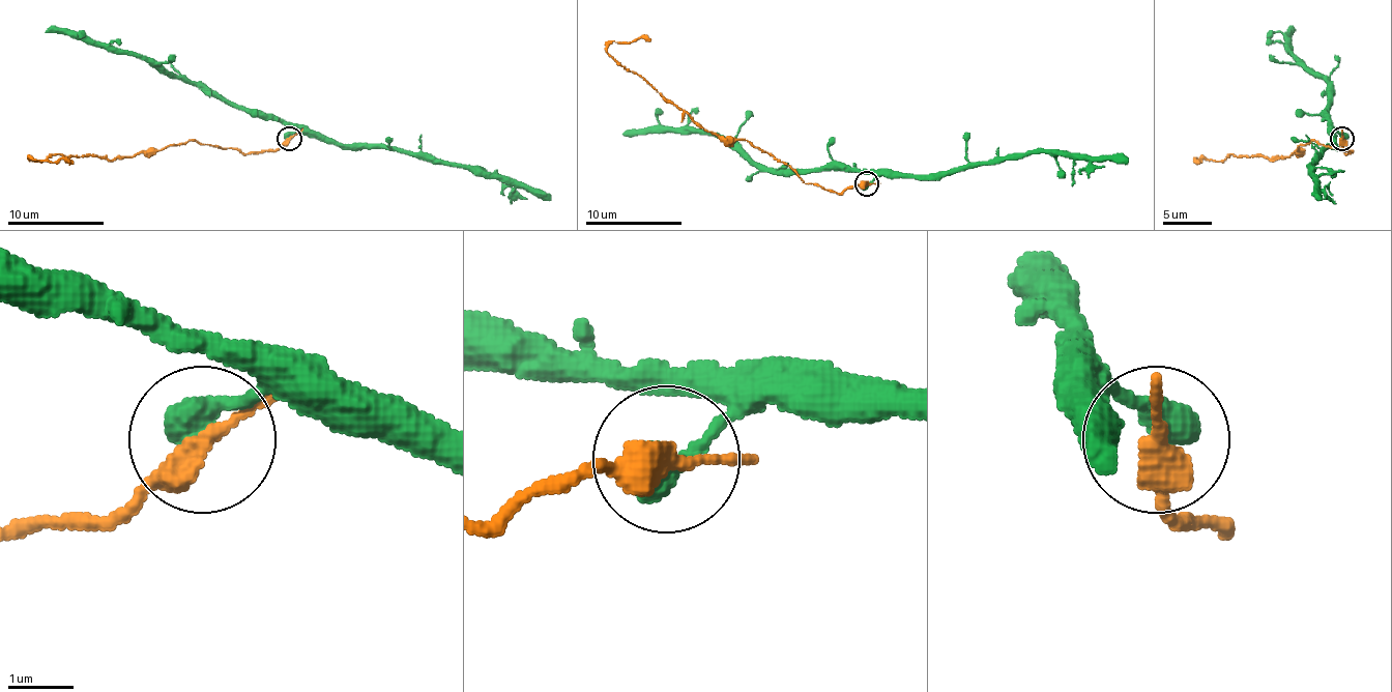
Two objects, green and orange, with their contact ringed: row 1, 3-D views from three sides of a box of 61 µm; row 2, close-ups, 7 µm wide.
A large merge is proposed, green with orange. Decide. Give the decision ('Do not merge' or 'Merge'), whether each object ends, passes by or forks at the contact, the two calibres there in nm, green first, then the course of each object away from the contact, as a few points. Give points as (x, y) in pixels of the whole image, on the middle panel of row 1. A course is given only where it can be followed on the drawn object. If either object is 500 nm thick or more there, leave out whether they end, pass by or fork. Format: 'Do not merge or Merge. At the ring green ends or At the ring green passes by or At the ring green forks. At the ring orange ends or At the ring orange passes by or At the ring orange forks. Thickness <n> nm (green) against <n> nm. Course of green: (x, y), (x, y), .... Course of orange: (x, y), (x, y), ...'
Do not merge. Thickness 550 nm (green) against 360 nm. Course of green: (866, 185), (873, 173), (839, 168), (762, 168), (712, 135), (621, 135). Course of orange: (866, 182), (830, 193), (806, 182), (745, 139), (706, 132), (607, 52), (612, 42), (650, 40)

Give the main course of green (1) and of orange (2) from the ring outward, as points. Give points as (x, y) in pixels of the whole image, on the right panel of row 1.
1: (1343, 139), (1327, 119), (1327, 83), (1291, 50), (1293, 32)
2: (1341, 139), (1351, 153), (1310, 141), (1274, 161), (1230, 155), (1196, 157), (1198, 163)

